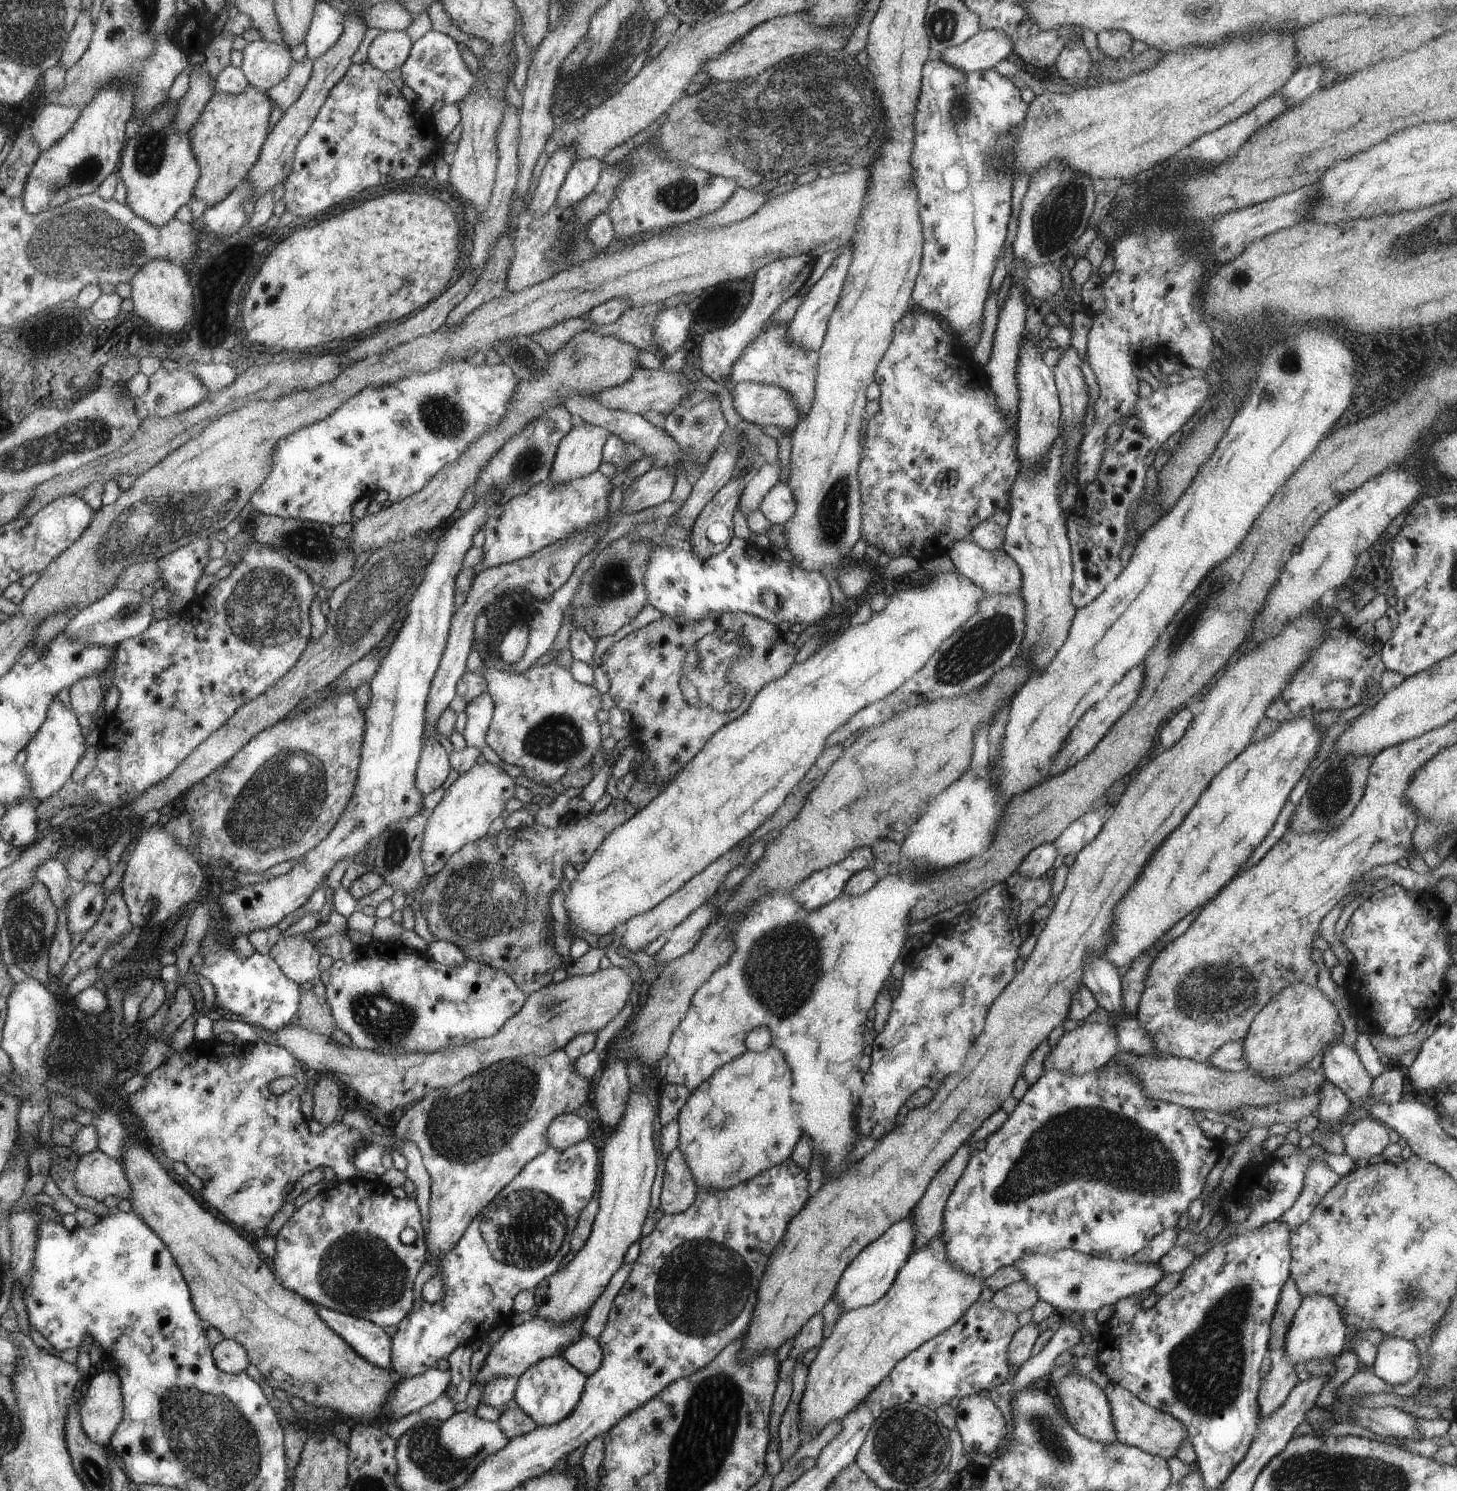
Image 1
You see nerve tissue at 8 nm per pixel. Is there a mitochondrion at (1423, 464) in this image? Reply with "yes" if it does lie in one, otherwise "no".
no

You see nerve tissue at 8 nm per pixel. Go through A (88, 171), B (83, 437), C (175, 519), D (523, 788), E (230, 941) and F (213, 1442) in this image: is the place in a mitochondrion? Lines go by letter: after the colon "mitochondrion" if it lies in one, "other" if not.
A: mitochondrion
B: mitochondrion
C: mitochondrion
D: other
E: other
F: mitochondrion

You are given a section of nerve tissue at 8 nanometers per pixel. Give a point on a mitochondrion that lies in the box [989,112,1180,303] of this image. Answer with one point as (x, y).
(1058, 217)

